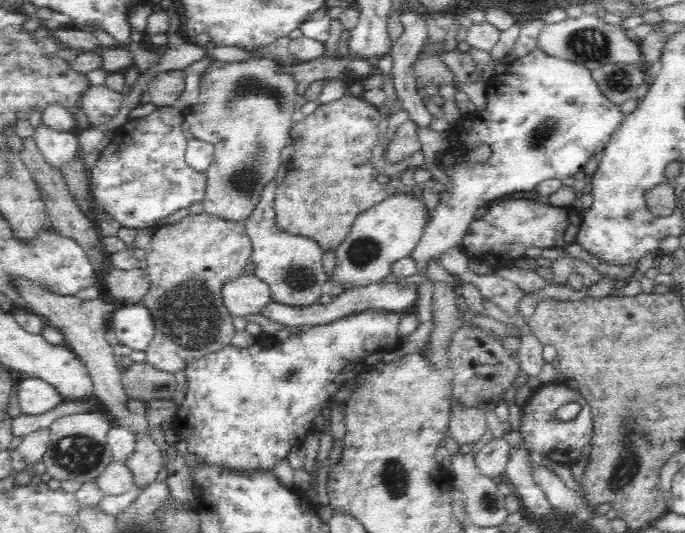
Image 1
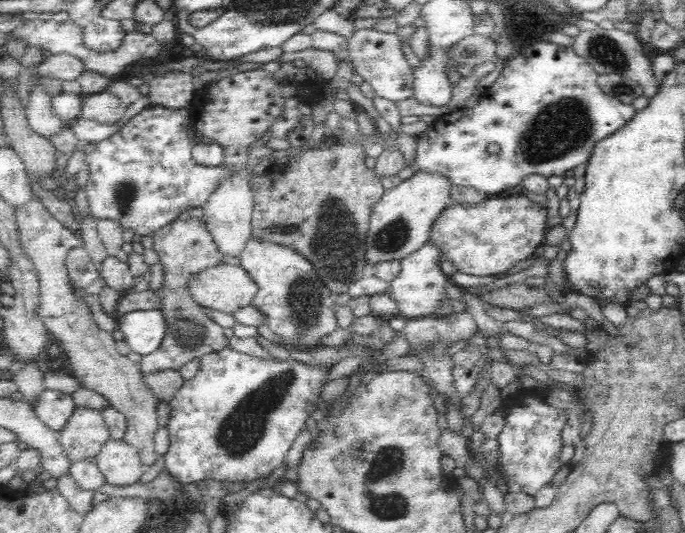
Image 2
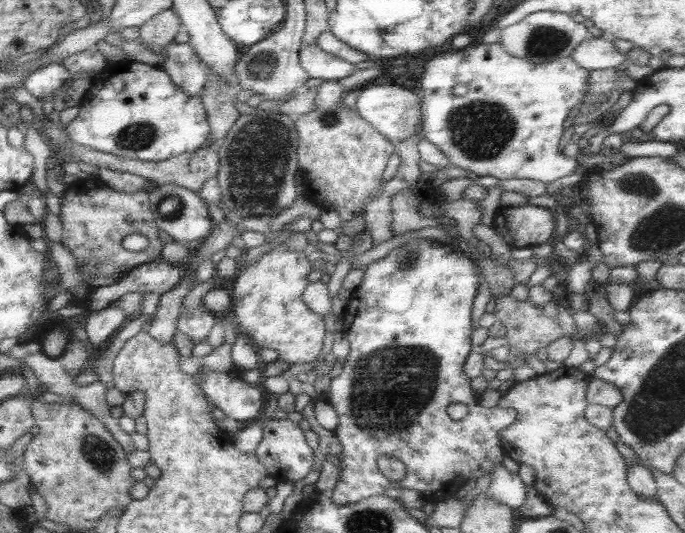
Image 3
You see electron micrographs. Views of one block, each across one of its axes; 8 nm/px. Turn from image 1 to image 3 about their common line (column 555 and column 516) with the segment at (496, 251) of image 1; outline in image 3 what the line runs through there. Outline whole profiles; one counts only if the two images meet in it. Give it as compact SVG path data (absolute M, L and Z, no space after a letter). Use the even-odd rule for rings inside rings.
M524 204L500 208L492 226L512 248L524 248L548 242L559 222L550 209Z

